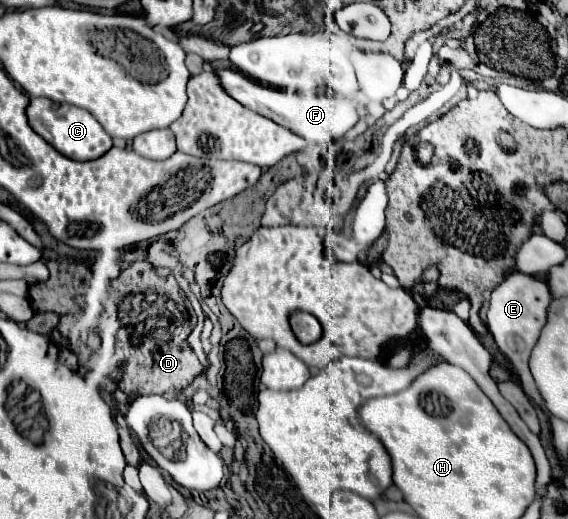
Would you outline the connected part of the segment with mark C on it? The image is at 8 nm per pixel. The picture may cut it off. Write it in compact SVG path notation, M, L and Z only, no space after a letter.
M32 97L28 109L26 109L28 121L32 129L42 135L56 151L64 153L66 157L72 157L76 161L92 161L104 155L112 147L112 137L104 131L104 127L98 123L98 119L84 109L78 109L70 103L56 103L48 97Z

